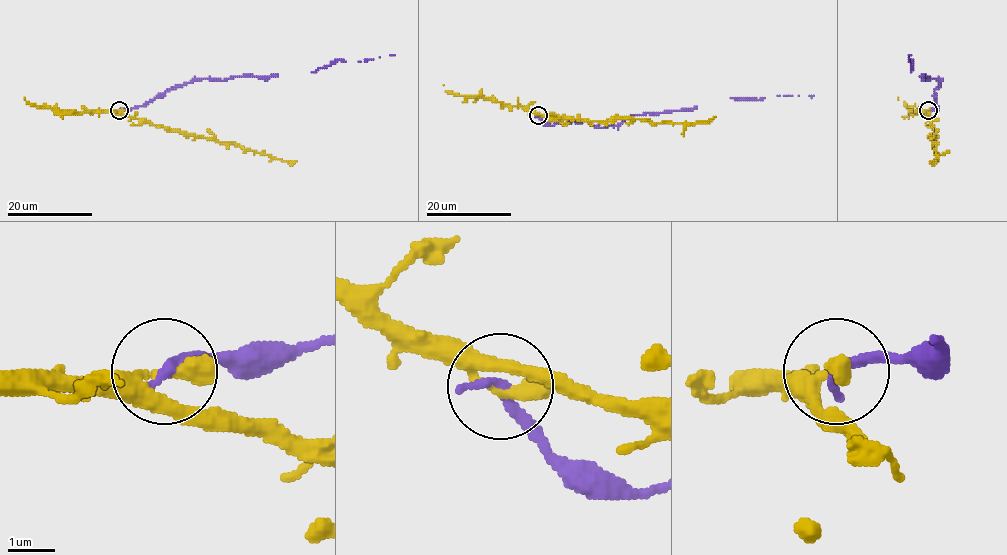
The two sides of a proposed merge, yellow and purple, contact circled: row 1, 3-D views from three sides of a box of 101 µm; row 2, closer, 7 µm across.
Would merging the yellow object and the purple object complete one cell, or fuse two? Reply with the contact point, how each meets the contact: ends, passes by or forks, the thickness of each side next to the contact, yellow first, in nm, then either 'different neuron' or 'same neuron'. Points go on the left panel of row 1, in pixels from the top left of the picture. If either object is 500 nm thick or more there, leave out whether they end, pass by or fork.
(119, 110) | yellow ends | purple ends | 400/260 nm | different neuron

